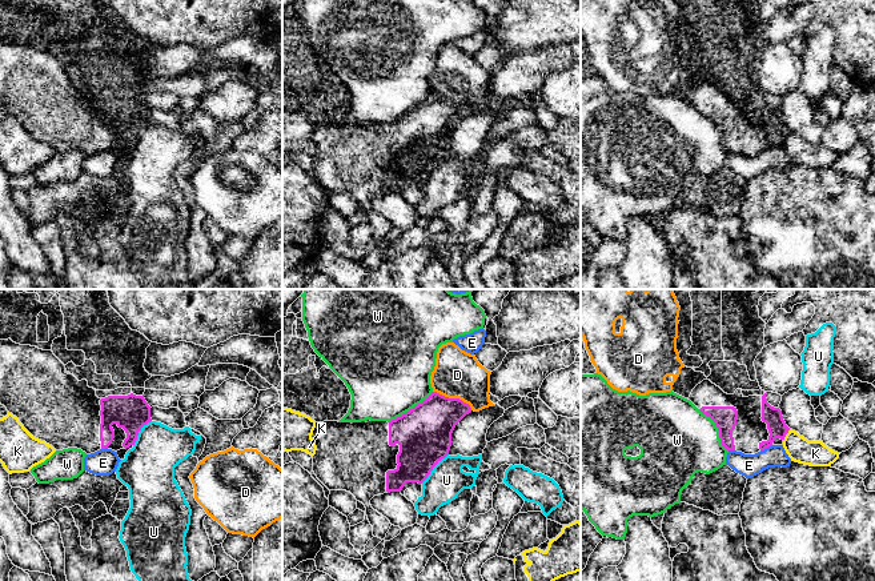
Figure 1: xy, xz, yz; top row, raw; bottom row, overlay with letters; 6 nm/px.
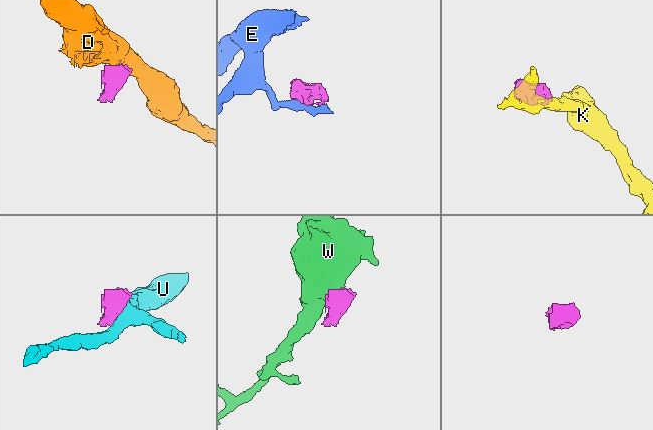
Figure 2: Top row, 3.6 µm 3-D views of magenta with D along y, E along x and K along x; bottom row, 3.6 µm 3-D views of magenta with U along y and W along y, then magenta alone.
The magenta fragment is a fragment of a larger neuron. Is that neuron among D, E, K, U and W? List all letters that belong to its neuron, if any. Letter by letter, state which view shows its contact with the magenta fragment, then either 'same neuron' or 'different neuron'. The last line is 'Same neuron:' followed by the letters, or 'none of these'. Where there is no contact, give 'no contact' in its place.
D: xz | different neuron
E: yz | different neuron
K: yz | different neuron
U: xz | different neuron
W: xz | different neuron
Same neuron: none of these

